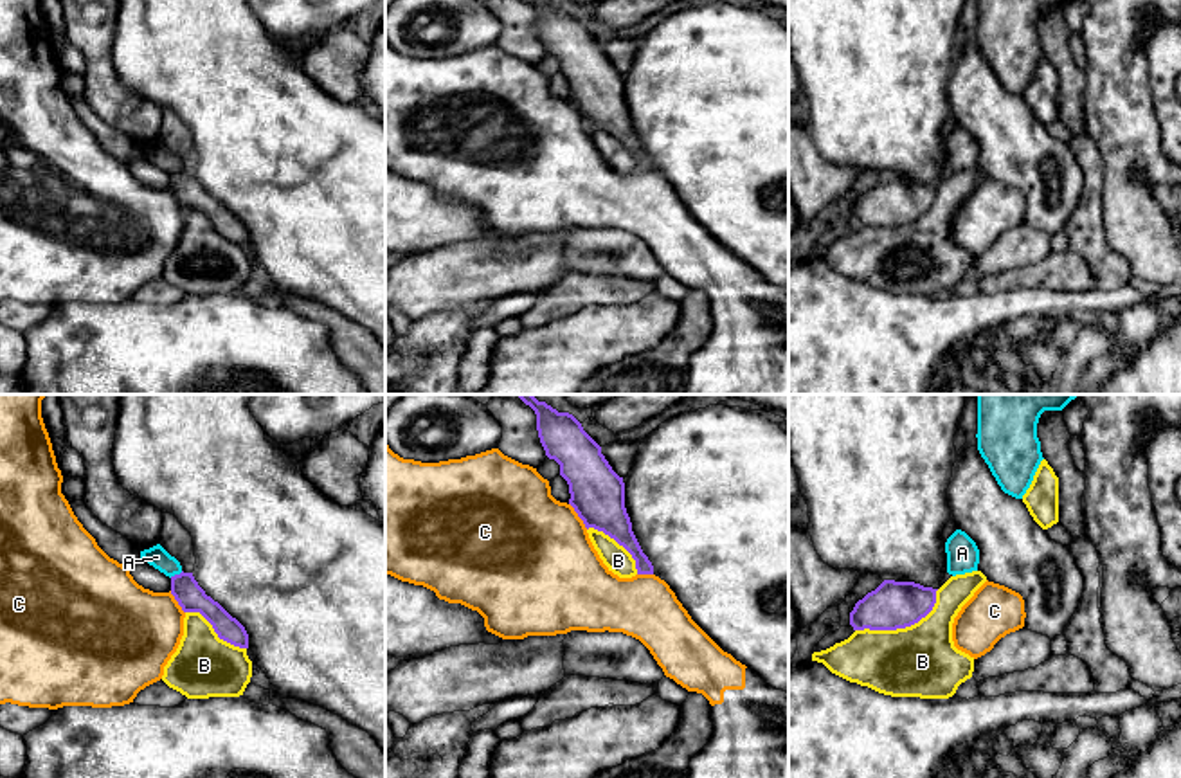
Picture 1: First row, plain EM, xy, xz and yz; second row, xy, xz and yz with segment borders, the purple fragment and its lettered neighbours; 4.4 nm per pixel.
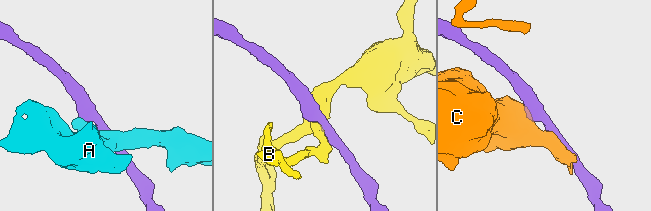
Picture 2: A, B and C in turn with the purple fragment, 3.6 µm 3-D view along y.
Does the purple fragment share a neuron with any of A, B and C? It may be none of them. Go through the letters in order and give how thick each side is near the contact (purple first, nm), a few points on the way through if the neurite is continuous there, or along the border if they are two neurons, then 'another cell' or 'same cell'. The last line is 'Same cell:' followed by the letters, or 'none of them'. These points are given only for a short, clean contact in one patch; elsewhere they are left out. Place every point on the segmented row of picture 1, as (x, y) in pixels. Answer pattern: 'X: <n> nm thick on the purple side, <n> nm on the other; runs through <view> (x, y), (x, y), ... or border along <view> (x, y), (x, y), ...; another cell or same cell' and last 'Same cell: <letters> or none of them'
A: 120 nm thick on the purple side, 90 nm on the other; border along xy (182, 571), (170, 577); another cell
B: 220 nm thick on the purple side, 320 nm on the other; another cell
C: 240 nm thick on the purple side, 500 nm on the other; another cell
Same cell: none of them

